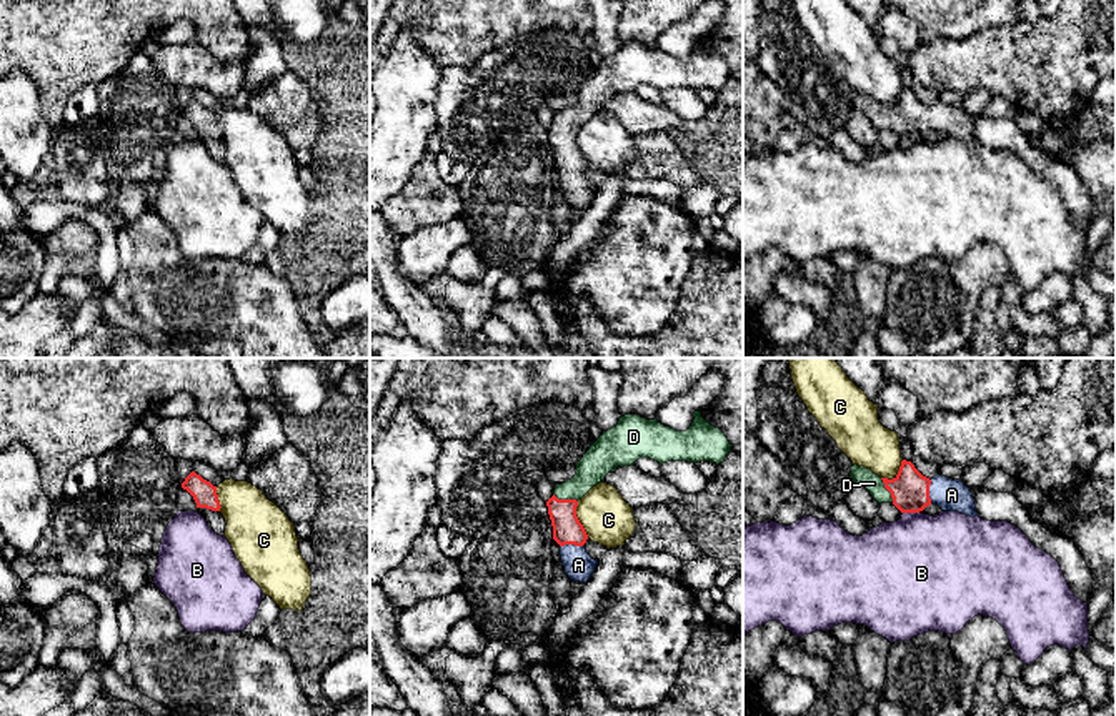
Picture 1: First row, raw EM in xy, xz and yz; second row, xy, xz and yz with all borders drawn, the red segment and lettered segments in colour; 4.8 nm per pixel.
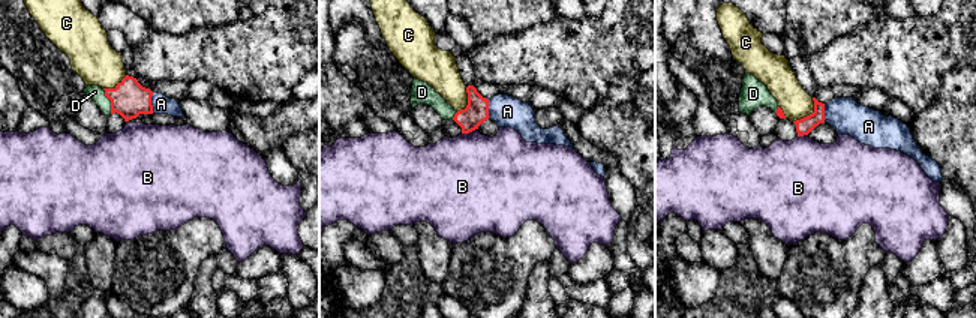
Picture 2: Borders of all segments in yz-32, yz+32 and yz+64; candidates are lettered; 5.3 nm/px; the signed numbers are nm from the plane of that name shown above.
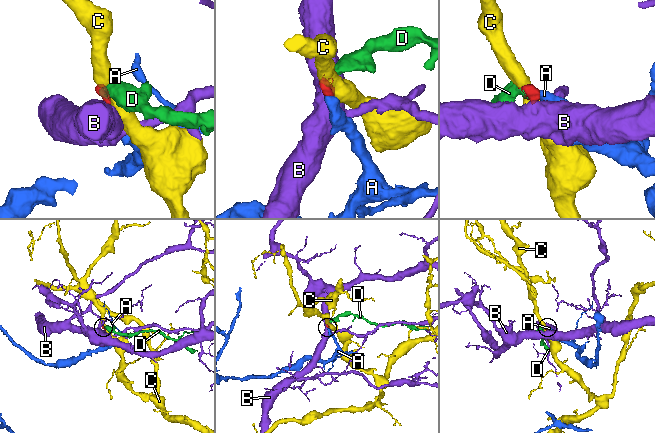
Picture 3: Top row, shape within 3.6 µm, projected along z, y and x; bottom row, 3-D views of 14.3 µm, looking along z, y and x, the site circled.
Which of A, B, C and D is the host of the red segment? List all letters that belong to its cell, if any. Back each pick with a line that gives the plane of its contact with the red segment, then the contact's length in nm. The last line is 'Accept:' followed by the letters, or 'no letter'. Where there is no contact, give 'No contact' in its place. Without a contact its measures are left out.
A: Touches red in xz. Shared border 110 nm
D: Touches red in xz. Shared border 130 nm
Accept: A, D

